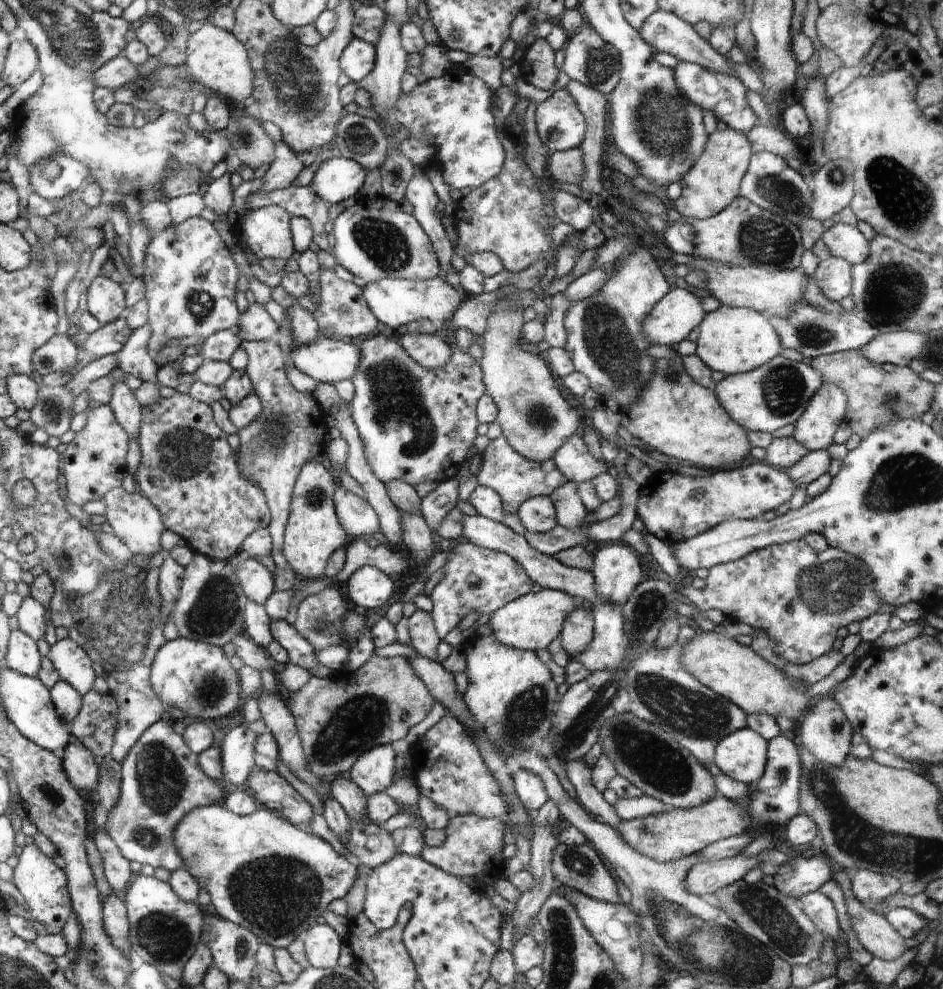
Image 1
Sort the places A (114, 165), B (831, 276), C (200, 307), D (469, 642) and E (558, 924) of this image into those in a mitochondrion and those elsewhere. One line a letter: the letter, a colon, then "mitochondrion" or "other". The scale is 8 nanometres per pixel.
A: other
B: other
C: mitochondrion
D: other
E: mitochondrion

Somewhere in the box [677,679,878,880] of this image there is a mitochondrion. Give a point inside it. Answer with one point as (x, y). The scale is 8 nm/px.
(782, 774)

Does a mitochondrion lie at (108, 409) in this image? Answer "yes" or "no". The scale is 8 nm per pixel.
no

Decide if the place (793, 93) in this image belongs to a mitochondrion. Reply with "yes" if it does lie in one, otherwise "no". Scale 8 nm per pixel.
no

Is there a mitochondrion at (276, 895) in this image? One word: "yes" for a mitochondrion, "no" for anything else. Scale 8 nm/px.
yes

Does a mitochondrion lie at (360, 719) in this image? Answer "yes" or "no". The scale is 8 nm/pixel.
yes

